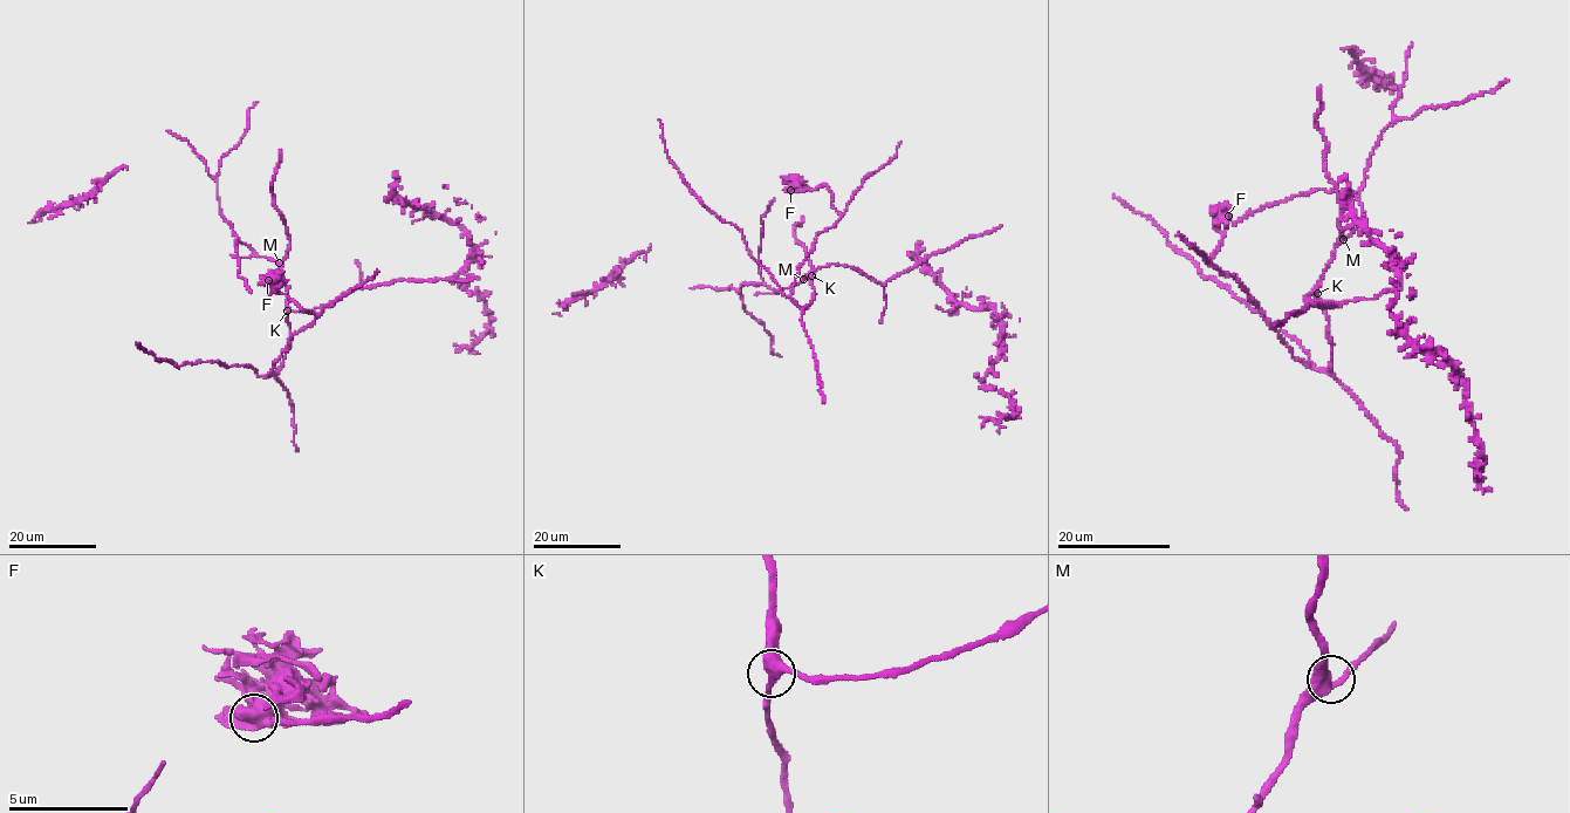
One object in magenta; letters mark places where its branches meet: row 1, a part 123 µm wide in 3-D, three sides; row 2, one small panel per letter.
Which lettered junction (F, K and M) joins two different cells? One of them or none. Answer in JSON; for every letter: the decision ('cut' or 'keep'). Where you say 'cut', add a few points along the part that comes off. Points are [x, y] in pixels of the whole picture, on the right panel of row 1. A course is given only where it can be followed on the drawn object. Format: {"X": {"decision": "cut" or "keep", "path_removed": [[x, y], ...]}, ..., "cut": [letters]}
{"F": {"decision": "cut", "path_removed": [[1228, 216], [1220, 217], [1220, 230]]}, "K": {"decision": "keep"}, "M": {"decision": "keep"}, "cut": ["F"]}

